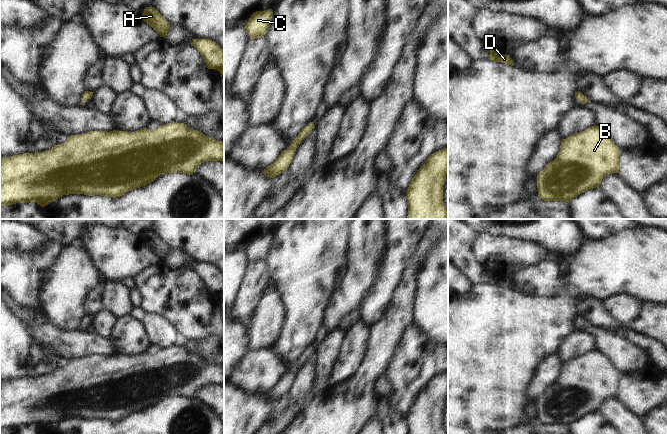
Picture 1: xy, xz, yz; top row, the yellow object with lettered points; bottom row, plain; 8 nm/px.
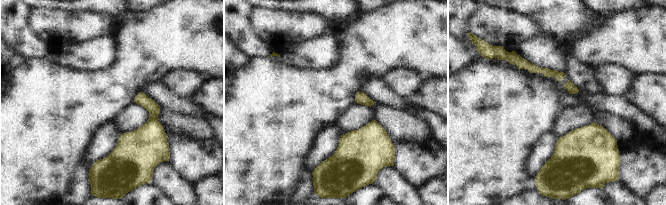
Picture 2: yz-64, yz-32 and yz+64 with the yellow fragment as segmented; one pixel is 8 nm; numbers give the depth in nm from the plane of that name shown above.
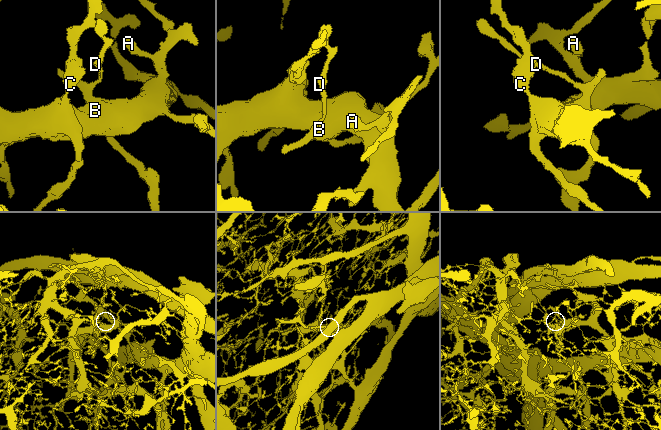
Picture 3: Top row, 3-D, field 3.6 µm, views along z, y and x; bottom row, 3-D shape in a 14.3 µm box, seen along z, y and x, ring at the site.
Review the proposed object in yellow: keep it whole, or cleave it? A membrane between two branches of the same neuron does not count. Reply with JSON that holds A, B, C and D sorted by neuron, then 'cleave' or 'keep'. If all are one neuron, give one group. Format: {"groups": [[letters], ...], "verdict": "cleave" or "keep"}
{"groups": [["A", "B", "C", "D"]], "verdict": "keep"}

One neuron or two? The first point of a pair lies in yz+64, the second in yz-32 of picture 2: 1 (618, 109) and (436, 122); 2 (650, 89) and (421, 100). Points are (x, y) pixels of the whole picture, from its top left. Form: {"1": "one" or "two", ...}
{"1": "one", "2": "one"}

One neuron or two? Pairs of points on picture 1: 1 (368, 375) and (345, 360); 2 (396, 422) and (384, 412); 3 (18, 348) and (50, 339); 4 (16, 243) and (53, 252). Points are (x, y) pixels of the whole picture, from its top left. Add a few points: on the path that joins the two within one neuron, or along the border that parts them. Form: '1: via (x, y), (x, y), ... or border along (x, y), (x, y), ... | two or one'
1: border along (367, 346), (361, 364), (348, 377), (339, 382) | two
2: via (393, 421), (387, 415) | one
3: border along (23, 323), (30, 335), (42, 348) | two
4: border along (49, 241), (41, 250), (19, 251) | two

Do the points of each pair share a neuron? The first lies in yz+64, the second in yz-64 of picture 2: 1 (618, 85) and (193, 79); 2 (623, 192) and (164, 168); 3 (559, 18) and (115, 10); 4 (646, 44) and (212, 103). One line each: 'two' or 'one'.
1: one
2: one
3: one
4: two

